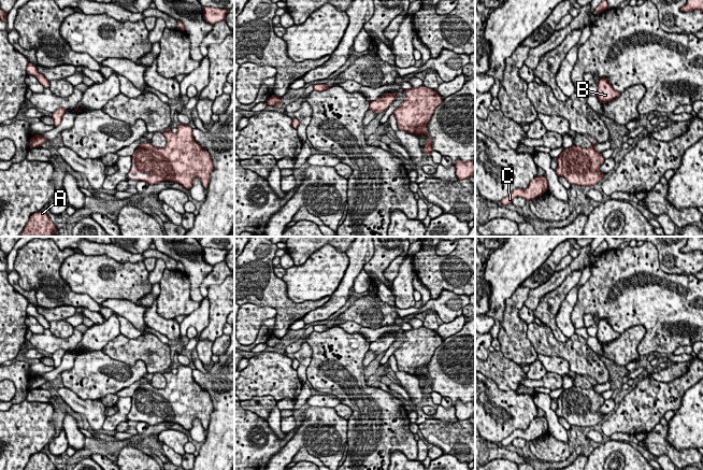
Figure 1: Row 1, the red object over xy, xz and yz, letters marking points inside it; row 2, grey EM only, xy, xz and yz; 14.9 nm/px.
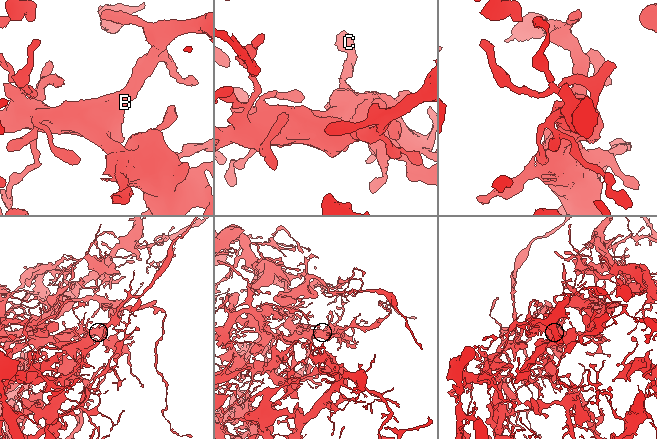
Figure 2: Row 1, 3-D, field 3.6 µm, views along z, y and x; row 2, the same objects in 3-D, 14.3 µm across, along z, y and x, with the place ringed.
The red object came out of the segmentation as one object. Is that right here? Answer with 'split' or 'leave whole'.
leave whole

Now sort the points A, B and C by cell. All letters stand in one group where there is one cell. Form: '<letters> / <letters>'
A B C

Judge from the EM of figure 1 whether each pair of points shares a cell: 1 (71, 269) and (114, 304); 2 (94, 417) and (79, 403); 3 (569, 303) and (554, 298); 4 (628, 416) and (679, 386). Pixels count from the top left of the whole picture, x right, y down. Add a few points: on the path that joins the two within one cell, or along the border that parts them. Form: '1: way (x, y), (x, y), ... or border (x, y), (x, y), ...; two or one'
1: border (132, 301), (106, 299), (100, 304); two
2: way (90, 414), (82, 407); one
3: border (578, 282), (559, 308), (556, 316), (557, 326); two
4: way (641, 410), (651, 399), (666, 396); one

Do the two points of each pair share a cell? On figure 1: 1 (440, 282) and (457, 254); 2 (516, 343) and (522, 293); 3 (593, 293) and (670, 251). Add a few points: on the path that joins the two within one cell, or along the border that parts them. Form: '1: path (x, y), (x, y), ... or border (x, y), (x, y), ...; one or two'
1: path (444, 275), (454, 266), (456, 260); one
2: path (514, 330), (515, 305); one
3: border (656, 247), (659, 267), (668, 273), (675, 274); two

